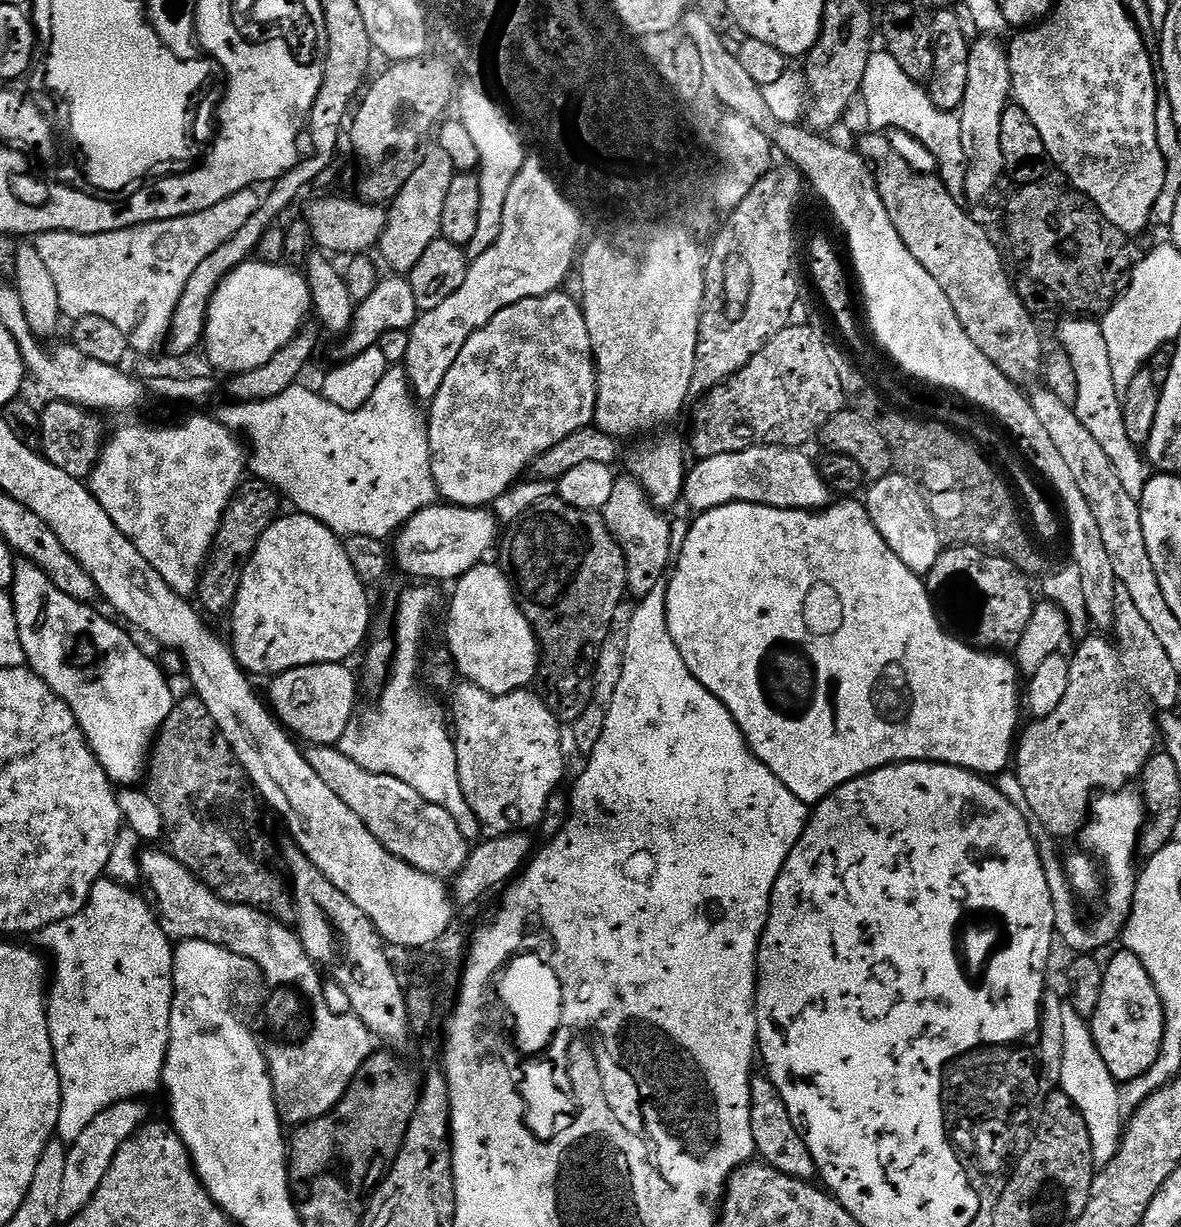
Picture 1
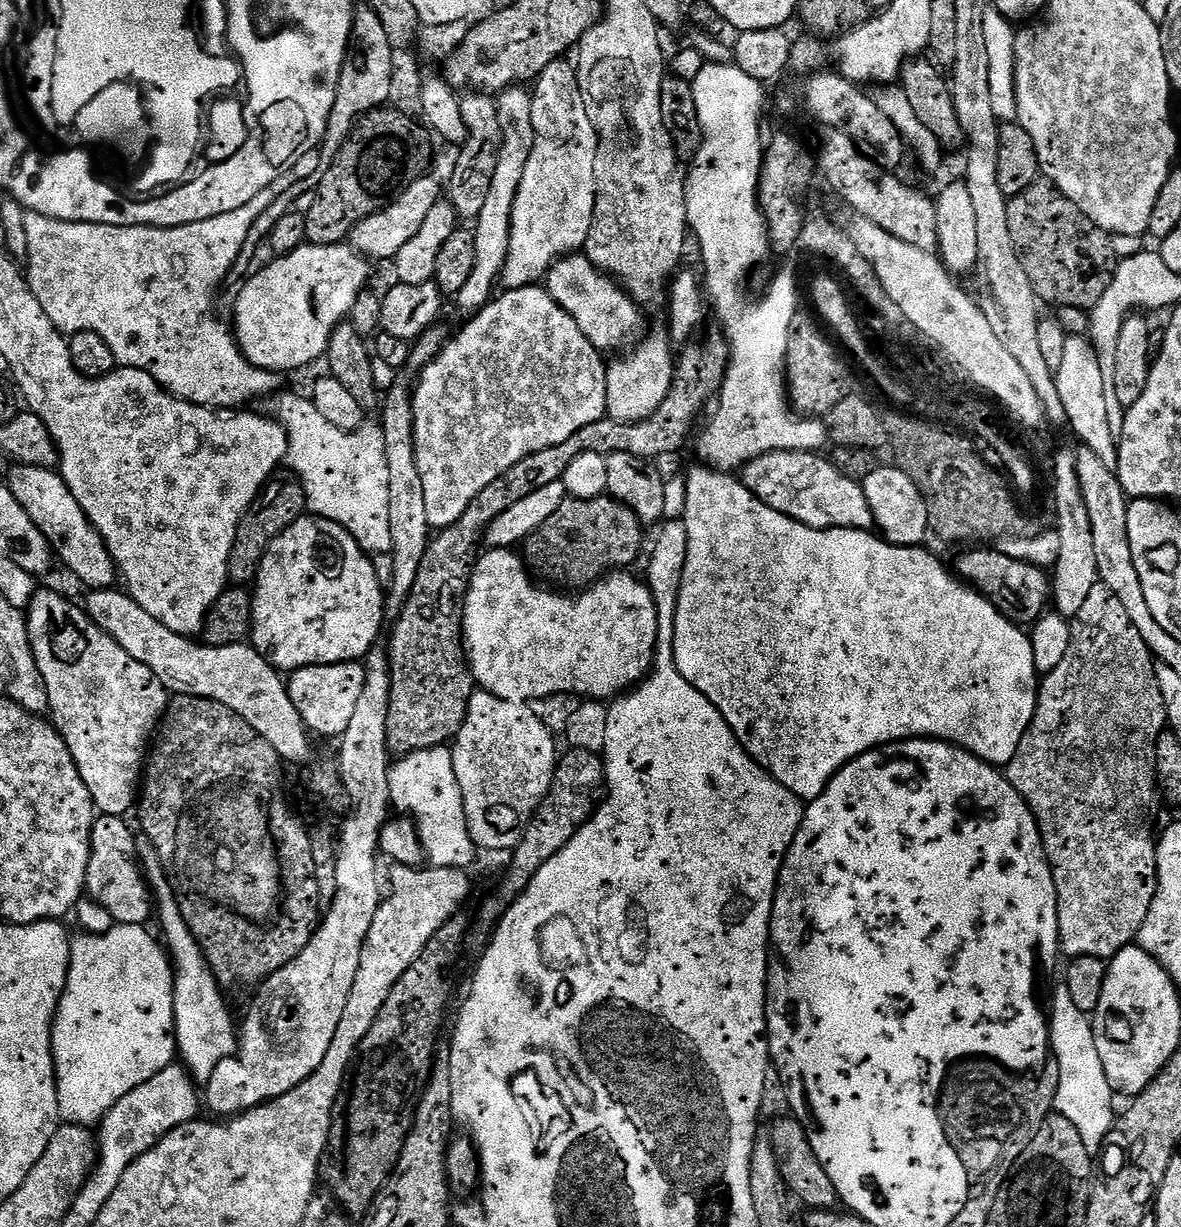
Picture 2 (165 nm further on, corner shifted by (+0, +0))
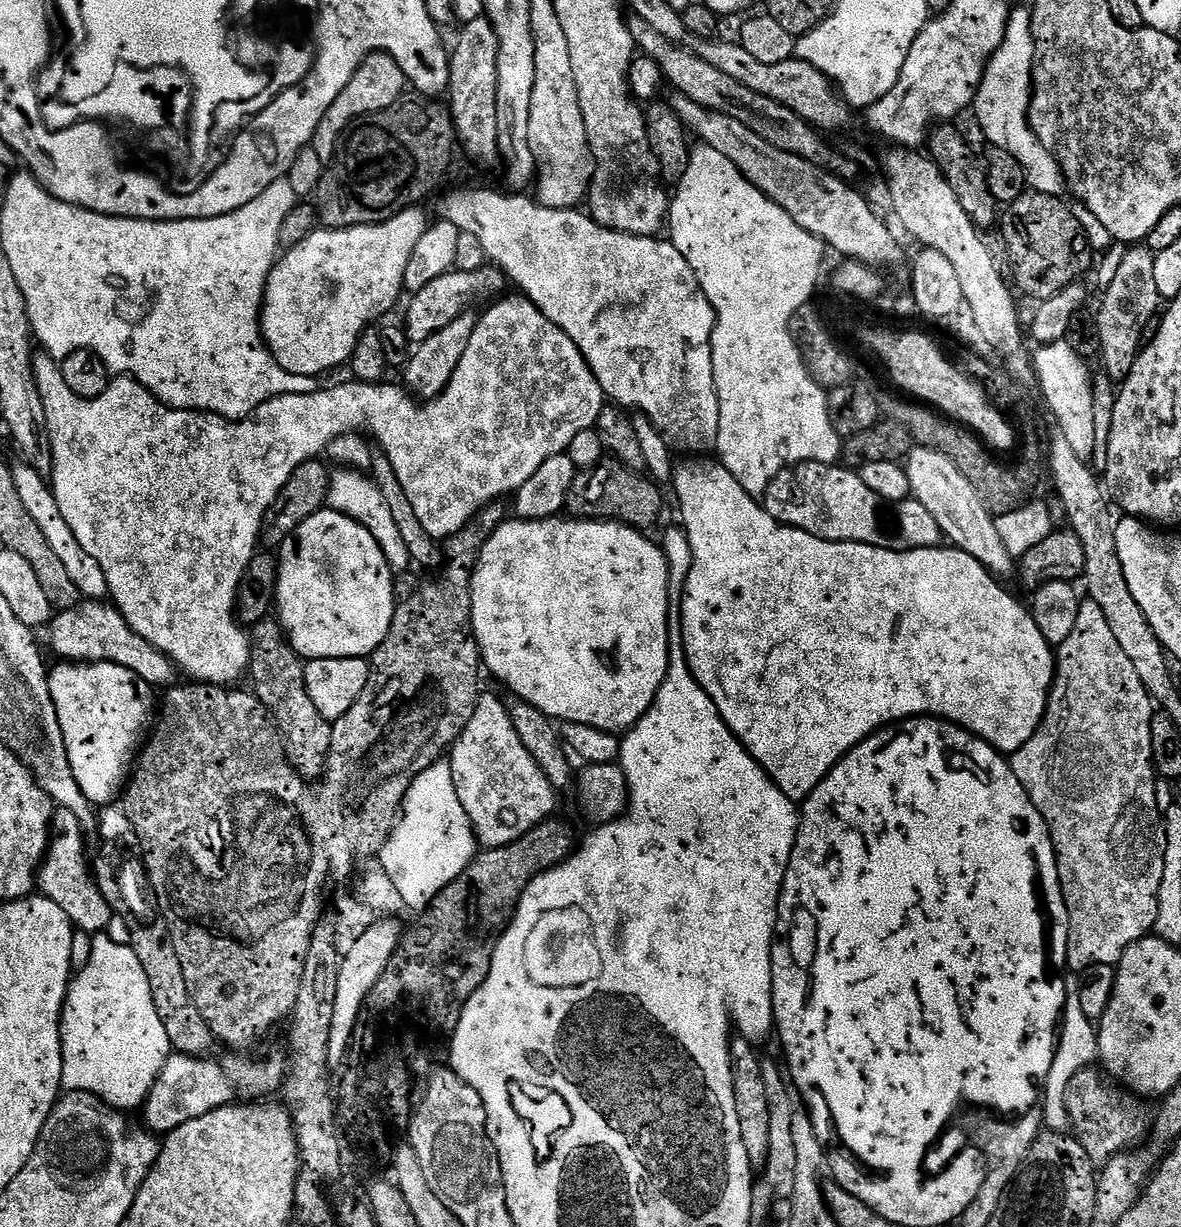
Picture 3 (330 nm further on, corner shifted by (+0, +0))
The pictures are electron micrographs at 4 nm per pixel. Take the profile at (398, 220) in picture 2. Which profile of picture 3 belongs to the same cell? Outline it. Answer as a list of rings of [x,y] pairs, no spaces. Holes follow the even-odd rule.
[[[460,188],[441,198],[439,219],[458,226],[460,233],[478,238],[489,261],[582,350],[582,358],[586,358],[598,386],[613,405],[625,410],[637,408],[635,411],[658,429],[673,453],[688,458],[711,453],[718,442],[720,425],[712,361],[716,311],[700,291],[690,262],[678,254],[671,239],[615,232],[602,227],[579,207],[548,208],[531,195],[501,191]]]

